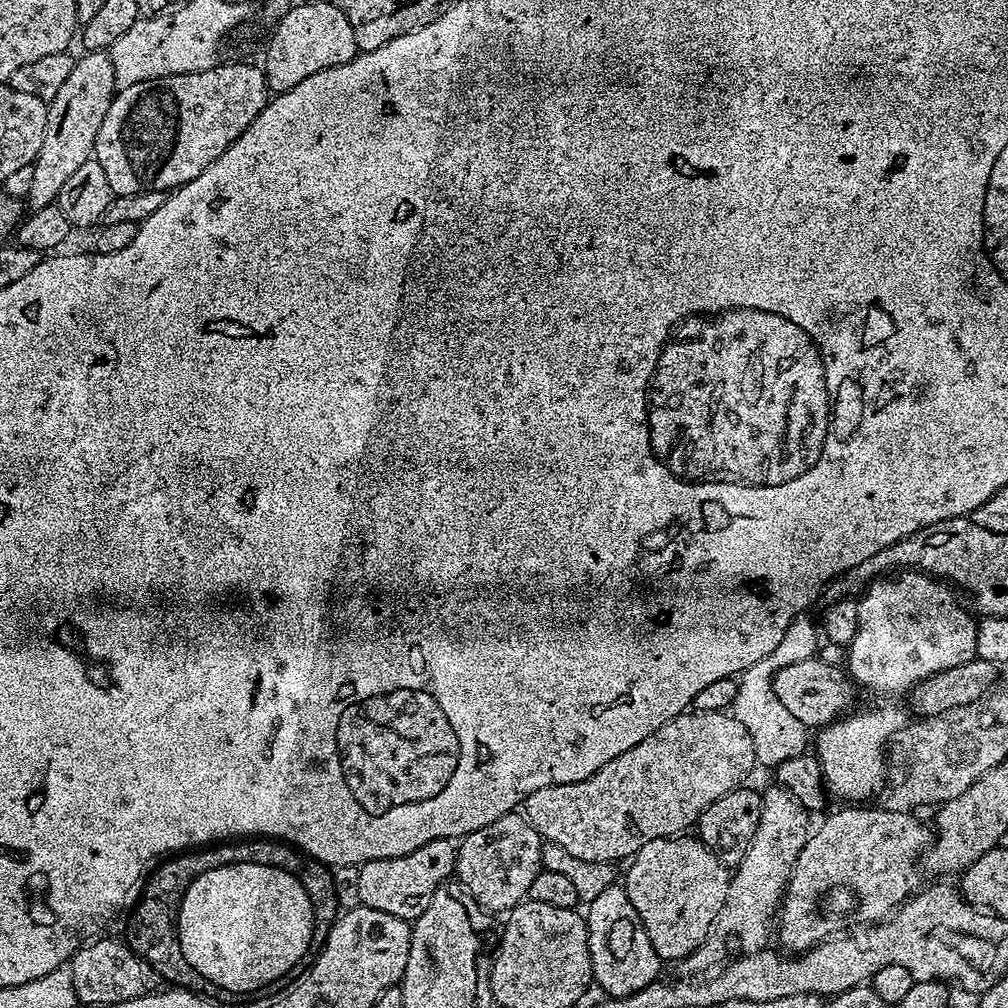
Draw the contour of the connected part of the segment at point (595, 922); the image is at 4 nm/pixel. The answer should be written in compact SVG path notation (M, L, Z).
M622 886L602 890L598 898L587 901L588 945L592 959L592 978L605 997L629 996L640 992L642 986L652 984L661 975L662 961L650 946L650 938L634 910L634 902Z

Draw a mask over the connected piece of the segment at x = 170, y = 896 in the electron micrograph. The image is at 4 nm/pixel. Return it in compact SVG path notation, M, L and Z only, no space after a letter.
M229 838L215 844L205 844L199 848L172 854L159 865L160 869L147 877L143 885L144 893L140 901L132 908L132 917L128 920L126 943L141 960L151 964L161 981L180 980L189 975L190 969L184 962L180 949L180 939L176 936L176 917L180 903L196 876L202 875L208 868L217 868L227 864L261 864L272 866L272 843L268 838Z

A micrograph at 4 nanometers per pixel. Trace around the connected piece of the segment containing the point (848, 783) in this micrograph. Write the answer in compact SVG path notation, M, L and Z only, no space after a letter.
M900 708L855 712L825 724L814 736L814 755L824 775L824 787L831 795L833 792L840 802L868 802L872 792L879 793L885 787L886 745L906 723Z

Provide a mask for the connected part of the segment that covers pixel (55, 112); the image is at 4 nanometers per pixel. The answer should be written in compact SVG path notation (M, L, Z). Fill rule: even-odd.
M85 51L83 55L84 57L76 60L74 70L70 70L66 83L58 90L58 94L54 94L54 98L47 101L46 134L42 134L42 150L36 155L32 167L34 182L30 182L30 190L26 197L27 203L32 203L33 209L57 203L57 196L62 190L63 184L73 177L77 169L81 169L83 163L93 159L96 150L96 135L102 126L102 118L106 118L106 110L110 110L112 98L118 91L114 78L114 66L107 51Z

